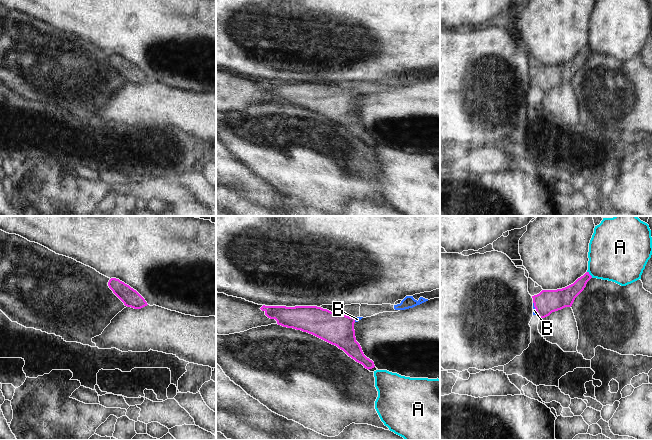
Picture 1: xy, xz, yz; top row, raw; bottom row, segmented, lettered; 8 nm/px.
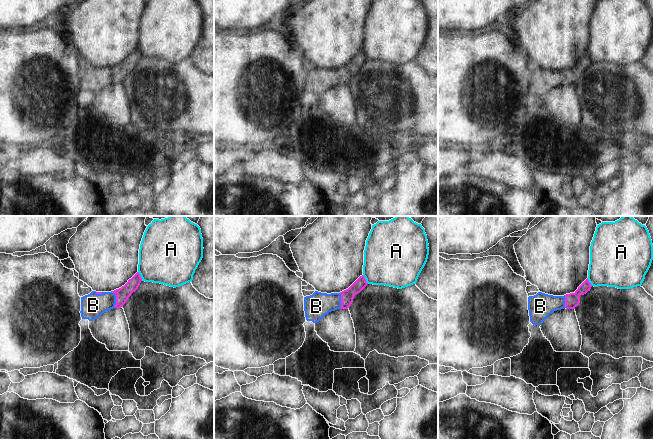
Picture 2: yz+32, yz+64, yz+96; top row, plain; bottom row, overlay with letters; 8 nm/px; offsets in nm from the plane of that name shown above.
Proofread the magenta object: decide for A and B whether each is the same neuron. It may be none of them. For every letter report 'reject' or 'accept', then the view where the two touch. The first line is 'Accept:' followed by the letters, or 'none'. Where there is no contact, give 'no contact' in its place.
Accept: B
A: reject; contact in yz
B: accept; contact in yz

